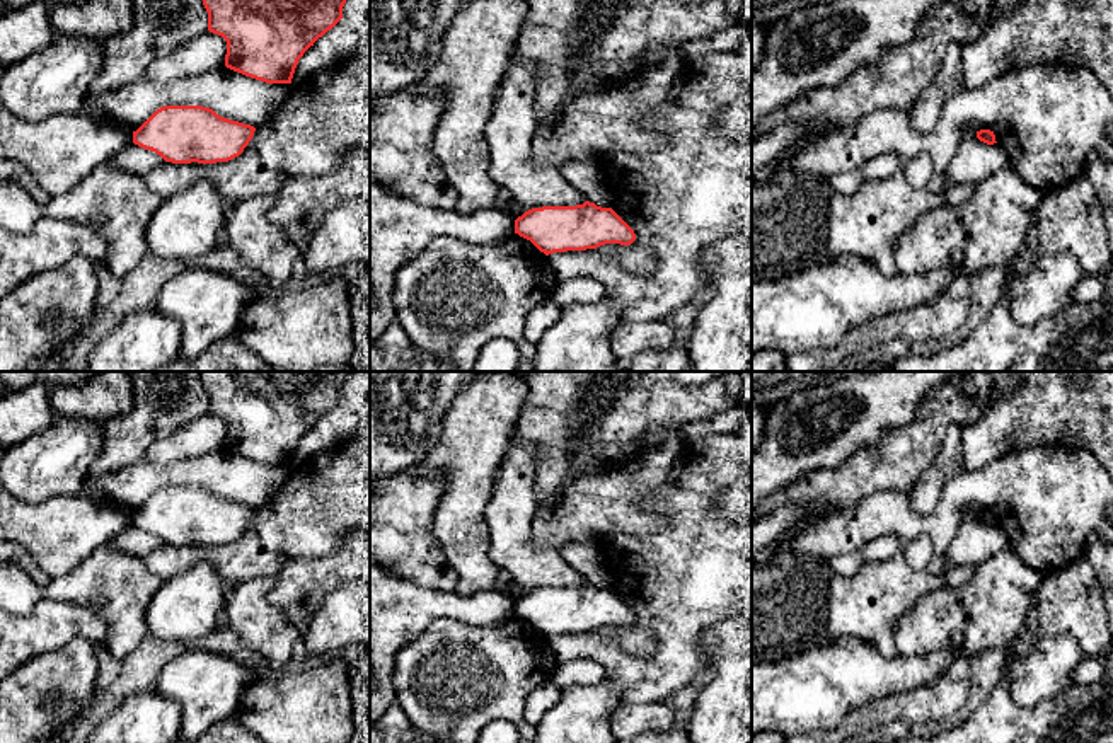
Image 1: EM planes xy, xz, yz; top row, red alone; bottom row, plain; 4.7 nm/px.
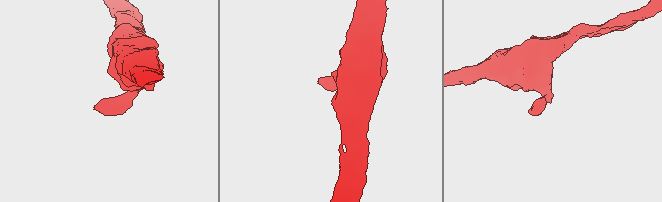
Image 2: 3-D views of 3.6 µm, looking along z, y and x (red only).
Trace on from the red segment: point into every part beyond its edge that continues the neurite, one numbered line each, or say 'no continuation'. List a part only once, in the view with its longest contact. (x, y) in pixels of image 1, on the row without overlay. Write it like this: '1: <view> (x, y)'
no continuation

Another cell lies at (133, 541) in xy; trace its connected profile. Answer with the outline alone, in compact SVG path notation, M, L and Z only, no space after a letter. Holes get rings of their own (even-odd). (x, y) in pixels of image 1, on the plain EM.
M130 525L119 532L107 545L119 550L121 554L143 559L153 549L164 545L165 542L152 532L145 532L135 525Z

